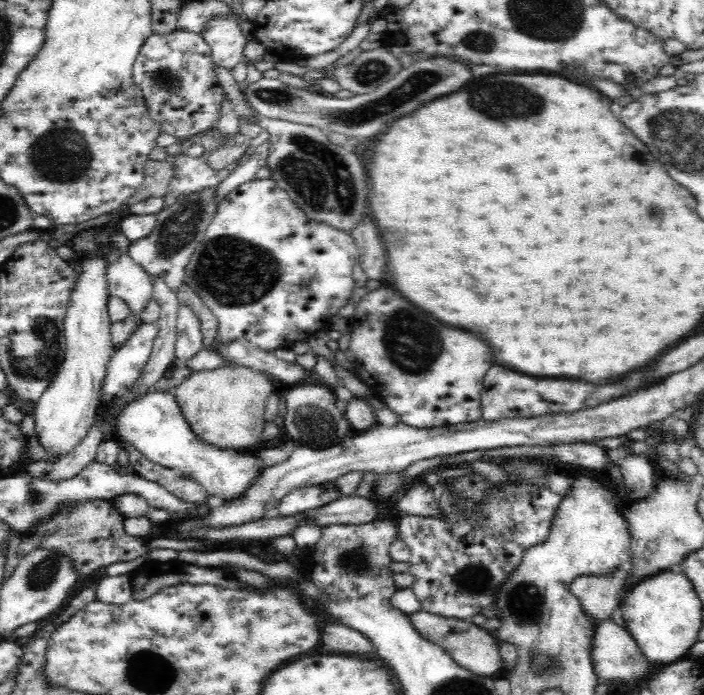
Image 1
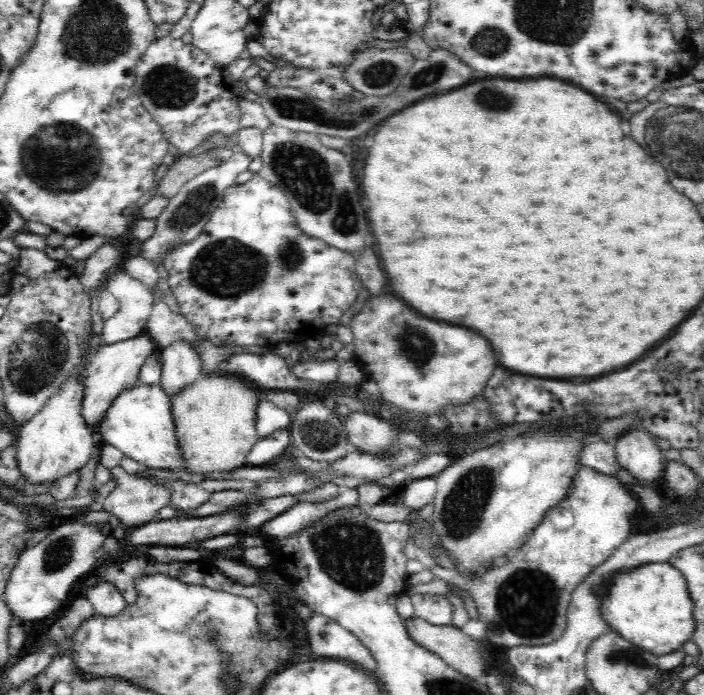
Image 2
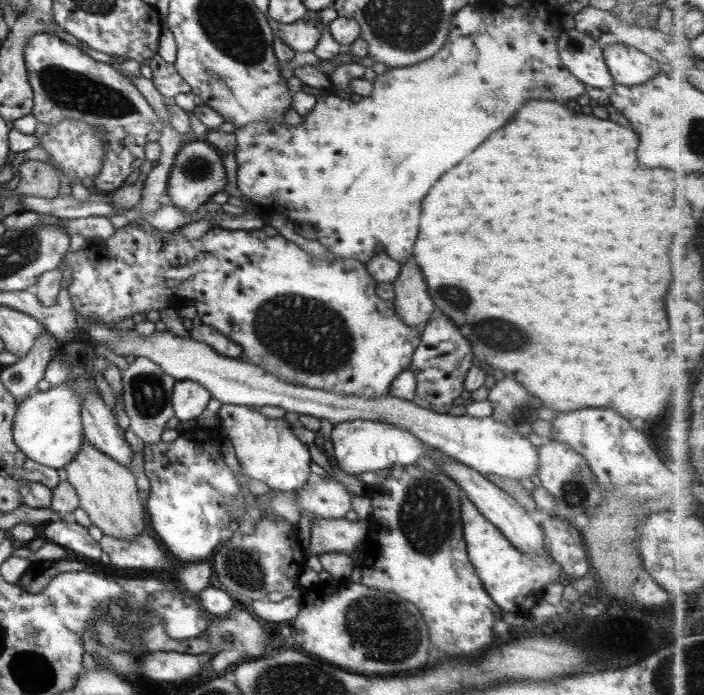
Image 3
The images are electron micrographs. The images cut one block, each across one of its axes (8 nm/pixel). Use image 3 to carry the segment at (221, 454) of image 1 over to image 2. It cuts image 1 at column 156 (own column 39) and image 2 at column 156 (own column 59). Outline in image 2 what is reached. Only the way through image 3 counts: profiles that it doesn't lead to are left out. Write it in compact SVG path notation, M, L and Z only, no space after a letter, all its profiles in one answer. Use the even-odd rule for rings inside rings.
M143 384L132 386L130 390L122 390L118 398L114 398L95 434L101 444L120 449L124 456L136 460L139 464L145 464L148 468L182 472L182 449L174 432L170 398L160 384Z

